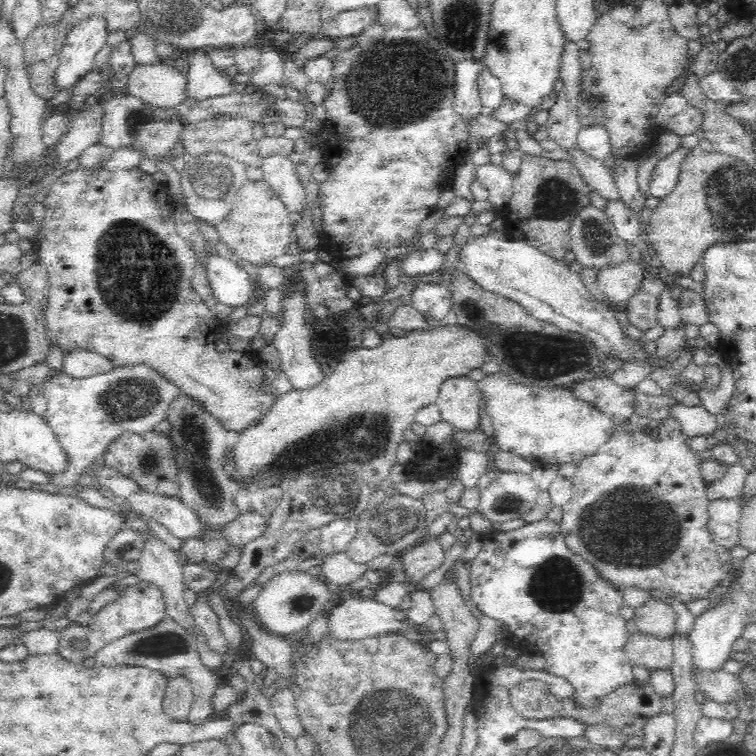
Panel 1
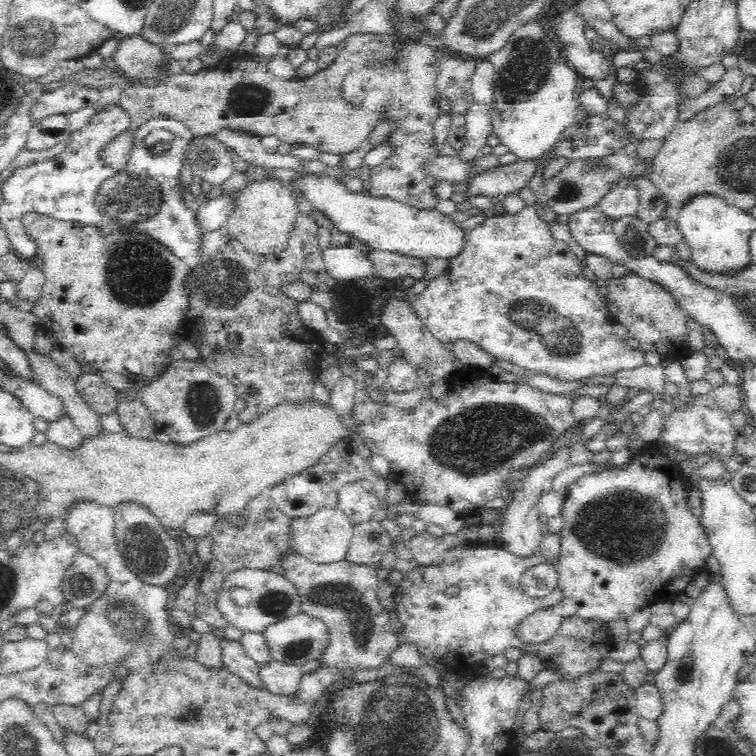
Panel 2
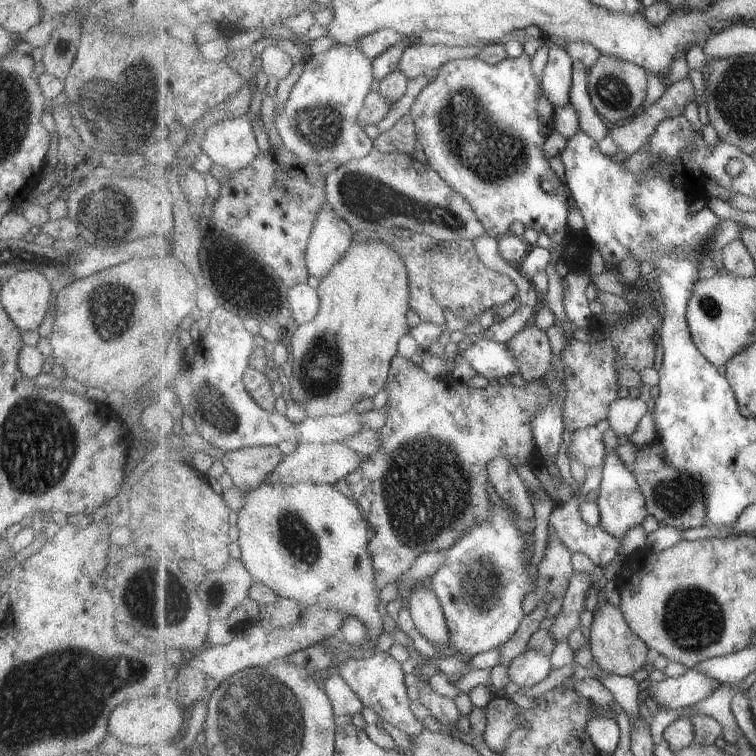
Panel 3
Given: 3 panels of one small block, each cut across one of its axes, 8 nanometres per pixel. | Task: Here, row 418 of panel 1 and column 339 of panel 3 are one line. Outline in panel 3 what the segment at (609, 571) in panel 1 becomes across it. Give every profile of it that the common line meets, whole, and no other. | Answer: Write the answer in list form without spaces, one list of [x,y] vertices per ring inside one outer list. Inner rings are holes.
[[[387,651],[377,652],[366,659],[348,658],[337,667],[336,672],[347,681],[363,701],[364,706],[372,708],[380,720],[388,722],[411,737],[420,735],[424,731],[423,724],[413,712],[412,700],[407,694],[408,684],[402,663],[395,660]]]

